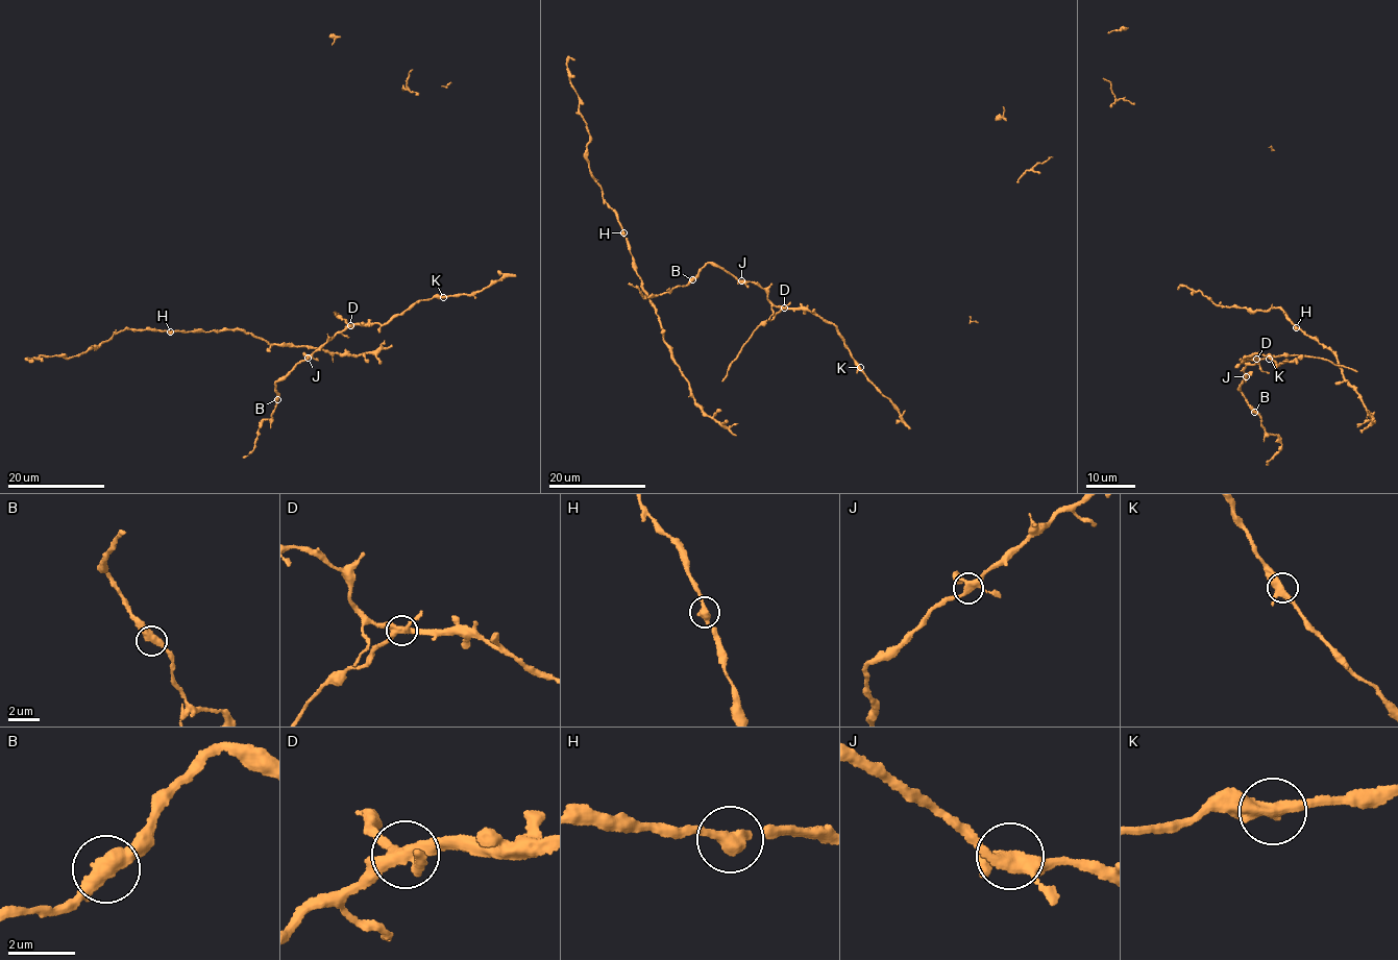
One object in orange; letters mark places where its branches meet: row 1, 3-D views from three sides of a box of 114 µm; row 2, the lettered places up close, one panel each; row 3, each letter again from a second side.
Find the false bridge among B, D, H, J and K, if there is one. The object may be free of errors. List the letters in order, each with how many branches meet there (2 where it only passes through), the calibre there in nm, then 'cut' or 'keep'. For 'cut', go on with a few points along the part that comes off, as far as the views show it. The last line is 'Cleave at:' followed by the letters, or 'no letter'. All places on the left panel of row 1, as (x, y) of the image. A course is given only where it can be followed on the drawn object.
B: 2 | 480 nm | keep
D: 4 | 380 nm | cut | (351, 325), (338, 315)
H: 2 | 380 nm | keep
J: 4 | 340 nm | keep
K: 3 | 360 nm | keep
Cleave at: D

